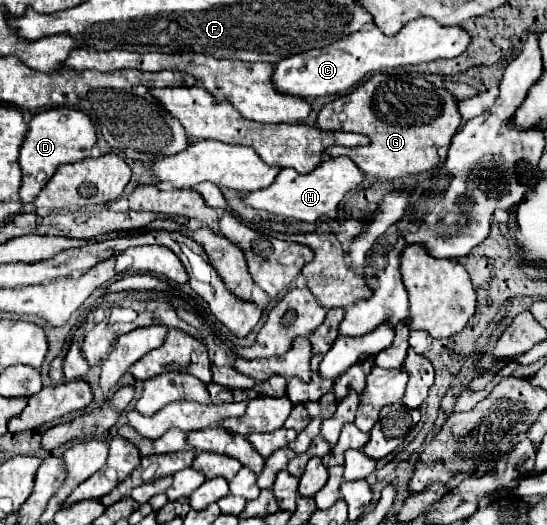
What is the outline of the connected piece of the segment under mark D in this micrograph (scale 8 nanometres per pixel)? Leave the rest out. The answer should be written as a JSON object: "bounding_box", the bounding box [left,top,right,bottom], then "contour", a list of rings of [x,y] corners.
{"bounding_box":[19,109,95,205],"contour":[[[47,109],[33,115],[29,131],[21,145],[19,165],[23,171],[23,183],[19,189],[19,199],[23,205],[31,203],[45,183],[55,175],[57,167],[63,163],[77,163],[89,159],[91,147],[95,145],[95,127],[87,113],[77,109]]]}

